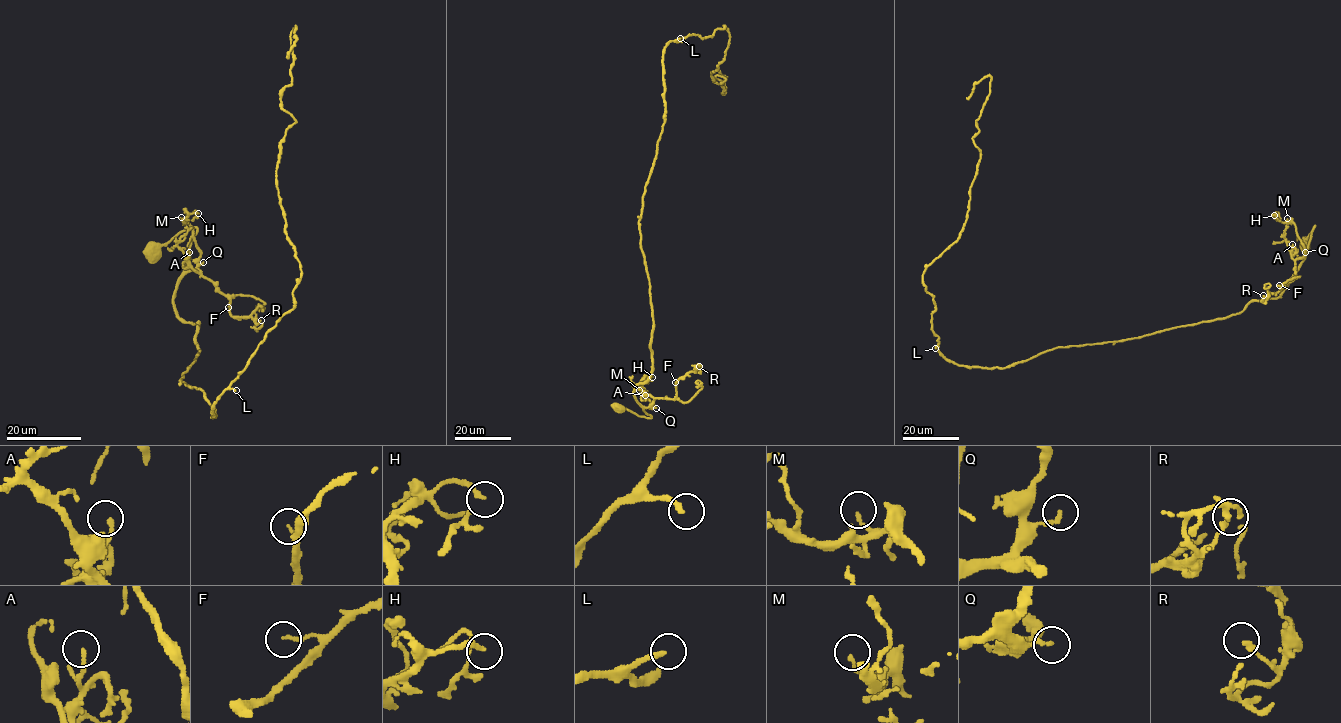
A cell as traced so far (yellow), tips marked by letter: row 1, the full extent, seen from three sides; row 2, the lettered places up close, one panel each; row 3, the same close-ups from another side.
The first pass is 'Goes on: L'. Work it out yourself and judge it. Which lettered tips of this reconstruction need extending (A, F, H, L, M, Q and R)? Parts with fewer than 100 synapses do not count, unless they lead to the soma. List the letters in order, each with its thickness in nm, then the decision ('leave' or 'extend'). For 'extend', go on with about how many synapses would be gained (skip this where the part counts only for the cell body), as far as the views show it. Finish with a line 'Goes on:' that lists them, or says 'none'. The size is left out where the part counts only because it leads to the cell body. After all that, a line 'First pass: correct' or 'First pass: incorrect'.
A: calibre 170 nm; leave
F: calibre 150 nm; leave
H: calibre 200 nm; leave
L: calibre 200 nm; extend; 130 synapses
M: calibre 150 nm; leave
Q: calibre 170 nm; leave
R: calibre 170 nm; leave
Goes on: L
First pass: correct

